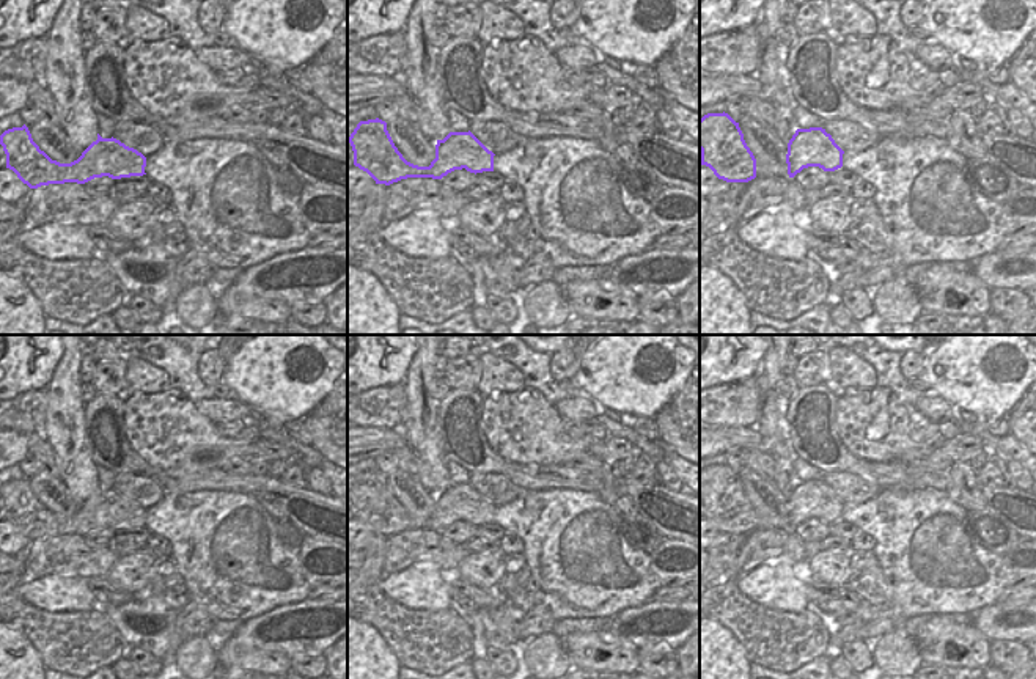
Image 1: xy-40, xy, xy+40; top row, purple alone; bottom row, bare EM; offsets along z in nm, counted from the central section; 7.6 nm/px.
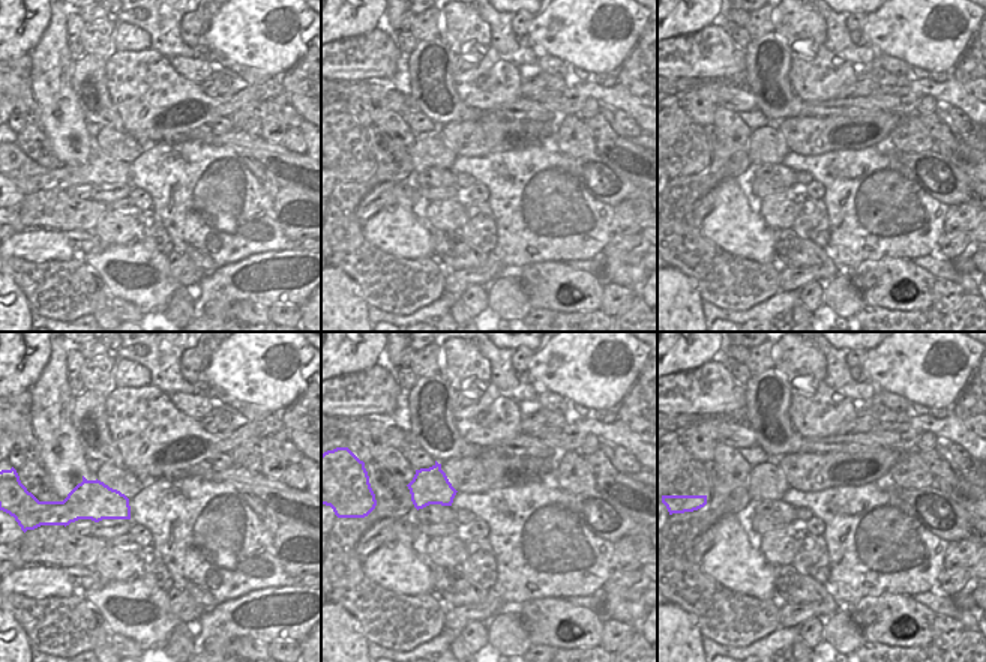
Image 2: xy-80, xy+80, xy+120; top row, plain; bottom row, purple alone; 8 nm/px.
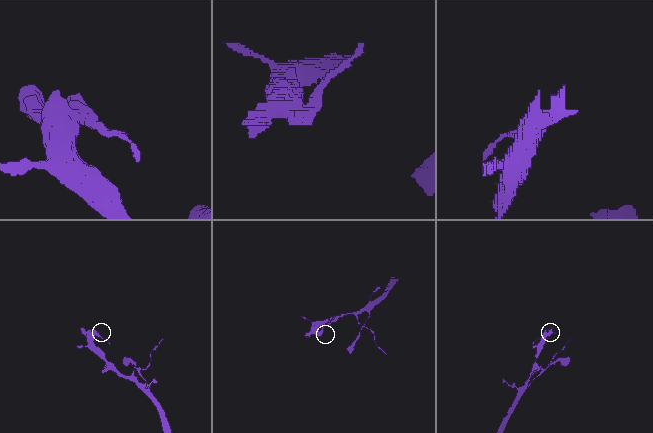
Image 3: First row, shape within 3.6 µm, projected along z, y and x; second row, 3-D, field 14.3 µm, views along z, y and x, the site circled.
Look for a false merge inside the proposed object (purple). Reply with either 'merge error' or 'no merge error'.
merge error

